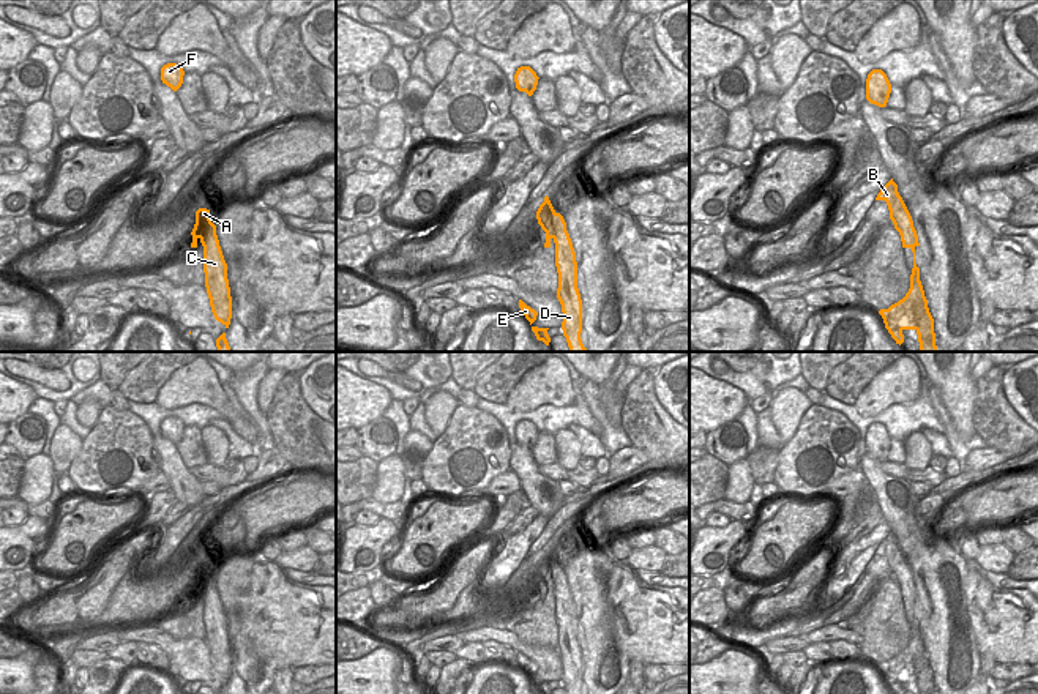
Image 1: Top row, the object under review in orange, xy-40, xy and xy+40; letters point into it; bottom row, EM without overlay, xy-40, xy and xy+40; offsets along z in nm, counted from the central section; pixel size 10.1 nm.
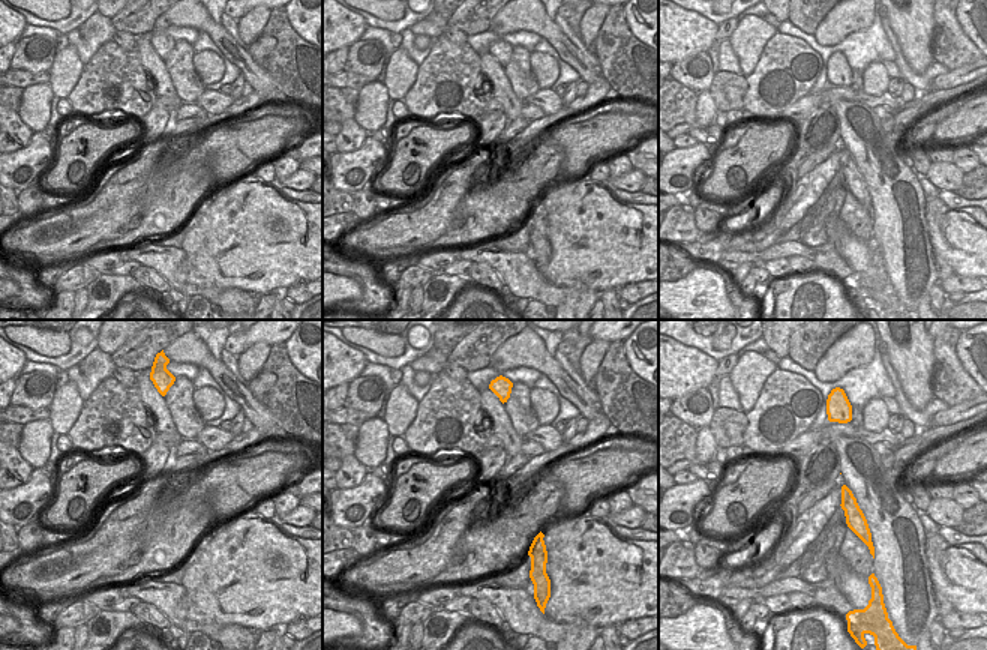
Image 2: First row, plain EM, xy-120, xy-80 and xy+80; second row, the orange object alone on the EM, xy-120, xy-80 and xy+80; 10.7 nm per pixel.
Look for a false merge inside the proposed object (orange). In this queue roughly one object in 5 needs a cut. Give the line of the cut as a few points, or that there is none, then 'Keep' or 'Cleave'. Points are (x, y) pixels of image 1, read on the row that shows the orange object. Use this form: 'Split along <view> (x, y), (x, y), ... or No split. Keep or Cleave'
No split. Keep

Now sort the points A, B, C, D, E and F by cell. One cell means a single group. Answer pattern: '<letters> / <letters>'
A B C D E F

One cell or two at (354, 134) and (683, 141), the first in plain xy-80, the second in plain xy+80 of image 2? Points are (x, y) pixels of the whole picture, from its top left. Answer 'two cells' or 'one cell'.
one cell

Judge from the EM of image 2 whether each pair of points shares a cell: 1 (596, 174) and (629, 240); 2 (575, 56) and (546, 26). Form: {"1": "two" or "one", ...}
{"1": "two", "2": "one"}

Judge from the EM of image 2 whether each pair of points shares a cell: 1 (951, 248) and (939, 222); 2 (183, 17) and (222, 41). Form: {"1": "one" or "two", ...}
{"1": "one", "2": "one"}

